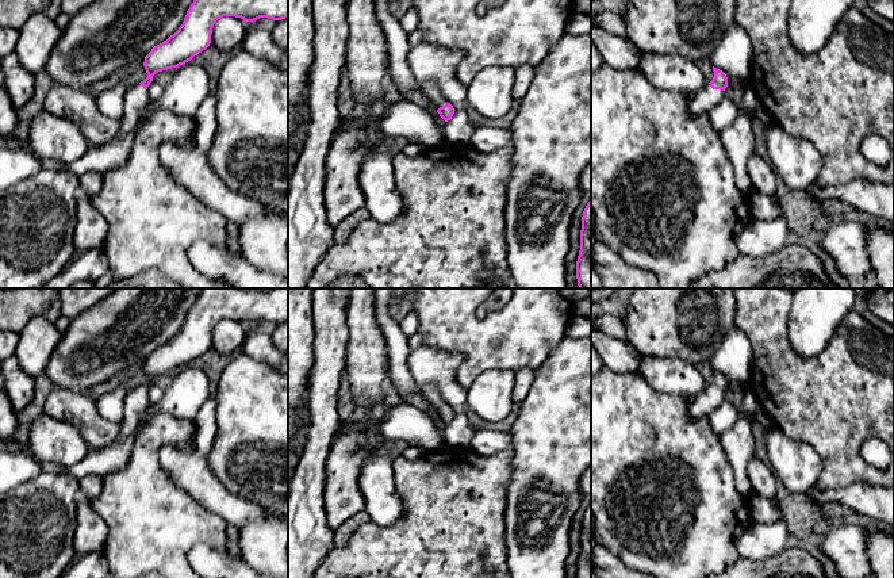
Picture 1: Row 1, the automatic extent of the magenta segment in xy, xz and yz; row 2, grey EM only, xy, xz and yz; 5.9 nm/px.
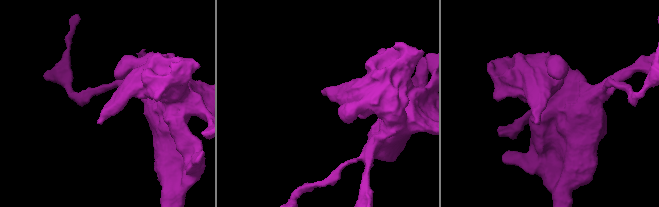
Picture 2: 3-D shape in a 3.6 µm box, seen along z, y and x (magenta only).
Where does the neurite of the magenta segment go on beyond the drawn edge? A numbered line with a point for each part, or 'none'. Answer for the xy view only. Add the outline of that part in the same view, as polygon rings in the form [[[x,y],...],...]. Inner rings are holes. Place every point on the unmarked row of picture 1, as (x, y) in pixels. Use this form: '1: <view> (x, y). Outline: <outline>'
1: xy (135, 402). Outline: [[[139,386],[127,390],[123,399],[123,420],[119,424],[119,436],[114,444],[123,443],[138,426],[138,421],[149,407],[147,393]]]

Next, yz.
1: yz (702, 405). Outline: [[[709,386],[698,394],[692,397],[687,397],[690,401],[688,414],[692,418],[709,418],[710,414],[725,401],[725,394],[713,393]]]

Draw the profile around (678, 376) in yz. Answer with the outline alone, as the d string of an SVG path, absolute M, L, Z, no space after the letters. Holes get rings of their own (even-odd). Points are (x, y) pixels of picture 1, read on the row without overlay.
M644 357L640 372L661 394L692 397L703 393L706 383L698 368L682 359Z

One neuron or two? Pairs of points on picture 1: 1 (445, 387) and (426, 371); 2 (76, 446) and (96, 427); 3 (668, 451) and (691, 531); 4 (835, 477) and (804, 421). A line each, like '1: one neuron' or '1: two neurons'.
1: one neuron
2: two neurons
3: one neuron
4: one neuron

